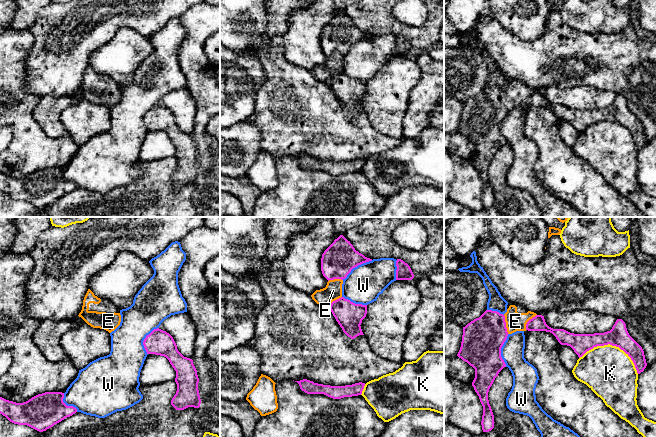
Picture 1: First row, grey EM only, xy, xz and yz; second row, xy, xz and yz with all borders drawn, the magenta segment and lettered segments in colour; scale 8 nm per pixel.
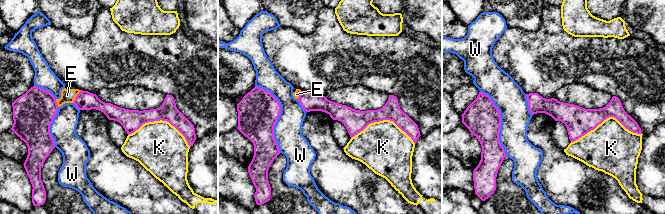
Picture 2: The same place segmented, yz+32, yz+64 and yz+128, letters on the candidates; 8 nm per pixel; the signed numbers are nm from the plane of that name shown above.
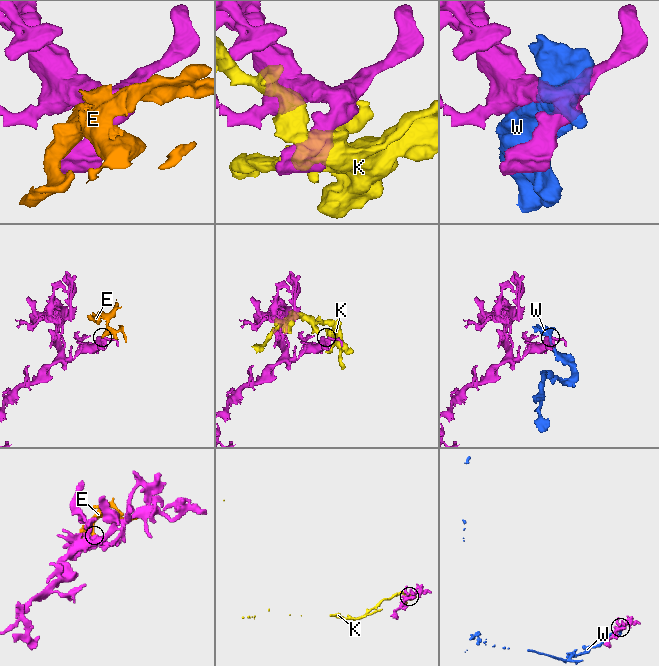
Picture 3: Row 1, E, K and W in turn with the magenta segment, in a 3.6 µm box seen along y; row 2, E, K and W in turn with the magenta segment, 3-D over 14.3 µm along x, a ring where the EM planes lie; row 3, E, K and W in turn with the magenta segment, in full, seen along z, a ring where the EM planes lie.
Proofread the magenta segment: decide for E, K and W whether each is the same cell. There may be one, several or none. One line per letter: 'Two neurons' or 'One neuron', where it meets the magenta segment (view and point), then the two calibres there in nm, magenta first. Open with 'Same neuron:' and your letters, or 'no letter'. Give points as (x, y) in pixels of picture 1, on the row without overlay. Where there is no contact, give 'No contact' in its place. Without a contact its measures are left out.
Same neuron: E
E: One neuron. Touches magenta at yz (505, 100). Thickness 320 nm (magenta) against 150 nm
K: Two neurons. Touches magenta at yz (612, 121). Thickness 170 nm (magenta) against 400 nm
W: Two neurons. Touches magenta at yz (500, 126). Thickness 320 nm (magenta) against 190 nm

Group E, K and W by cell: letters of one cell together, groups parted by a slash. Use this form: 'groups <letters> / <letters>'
groups E / K / W

